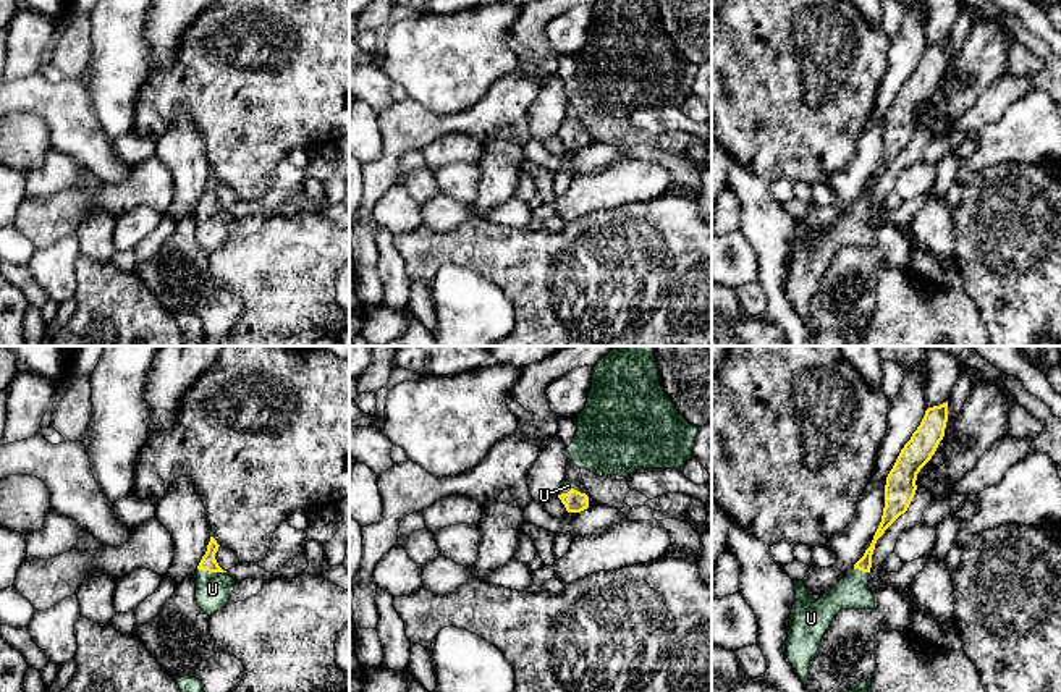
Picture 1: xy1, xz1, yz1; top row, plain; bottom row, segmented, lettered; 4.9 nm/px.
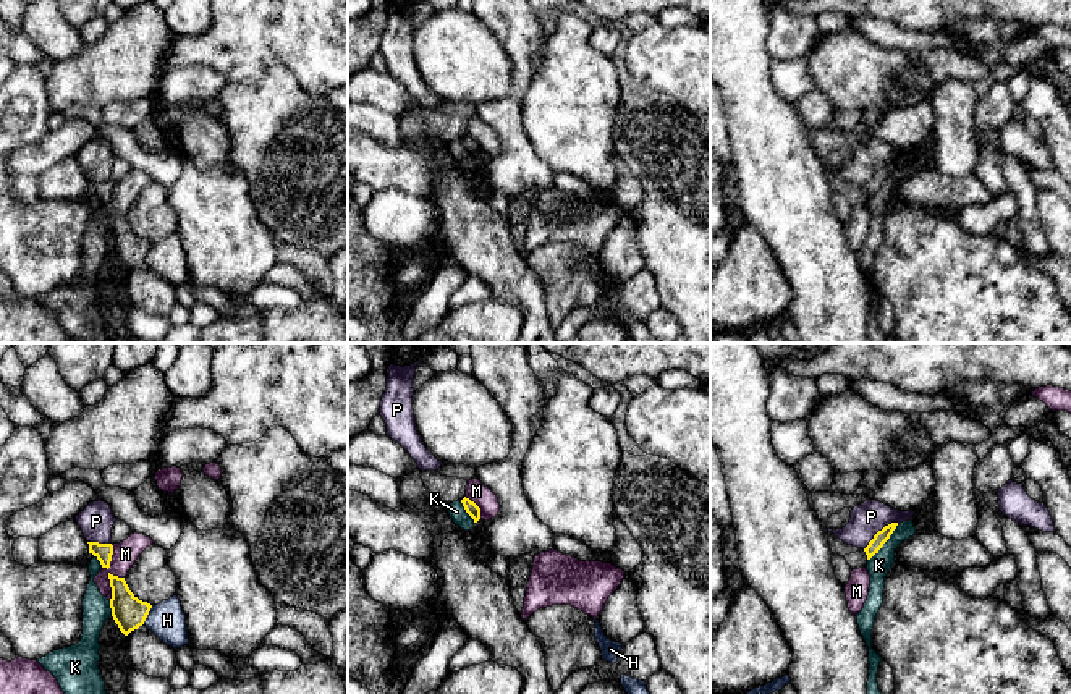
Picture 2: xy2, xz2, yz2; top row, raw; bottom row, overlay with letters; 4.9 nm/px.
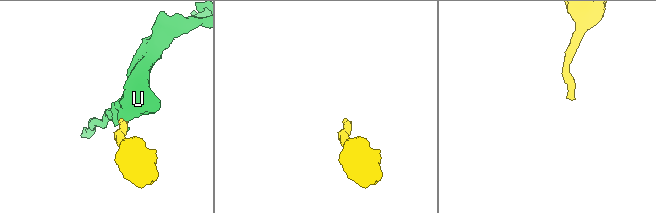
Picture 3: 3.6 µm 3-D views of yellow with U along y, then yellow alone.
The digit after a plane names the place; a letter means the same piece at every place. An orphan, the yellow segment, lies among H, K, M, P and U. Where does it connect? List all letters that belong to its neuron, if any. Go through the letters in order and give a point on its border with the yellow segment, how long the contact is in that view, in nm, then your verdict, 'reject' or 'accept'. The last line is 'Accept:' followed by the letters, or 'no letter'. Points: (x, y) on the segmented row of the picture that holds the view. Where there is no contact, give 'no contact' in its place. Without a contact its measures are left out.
H: contact xy2 (148, 613); length 110 nm; reject
K: contact yz2 (885, 541); length 240 nm; reject
M: contact xy2 (109, 573); length 280 nm; reject
P: contact yz2 (879, 531); length 220 nm; reject
U: contact xy1 (212, 571); length 150 nm; accept
Accept: U

